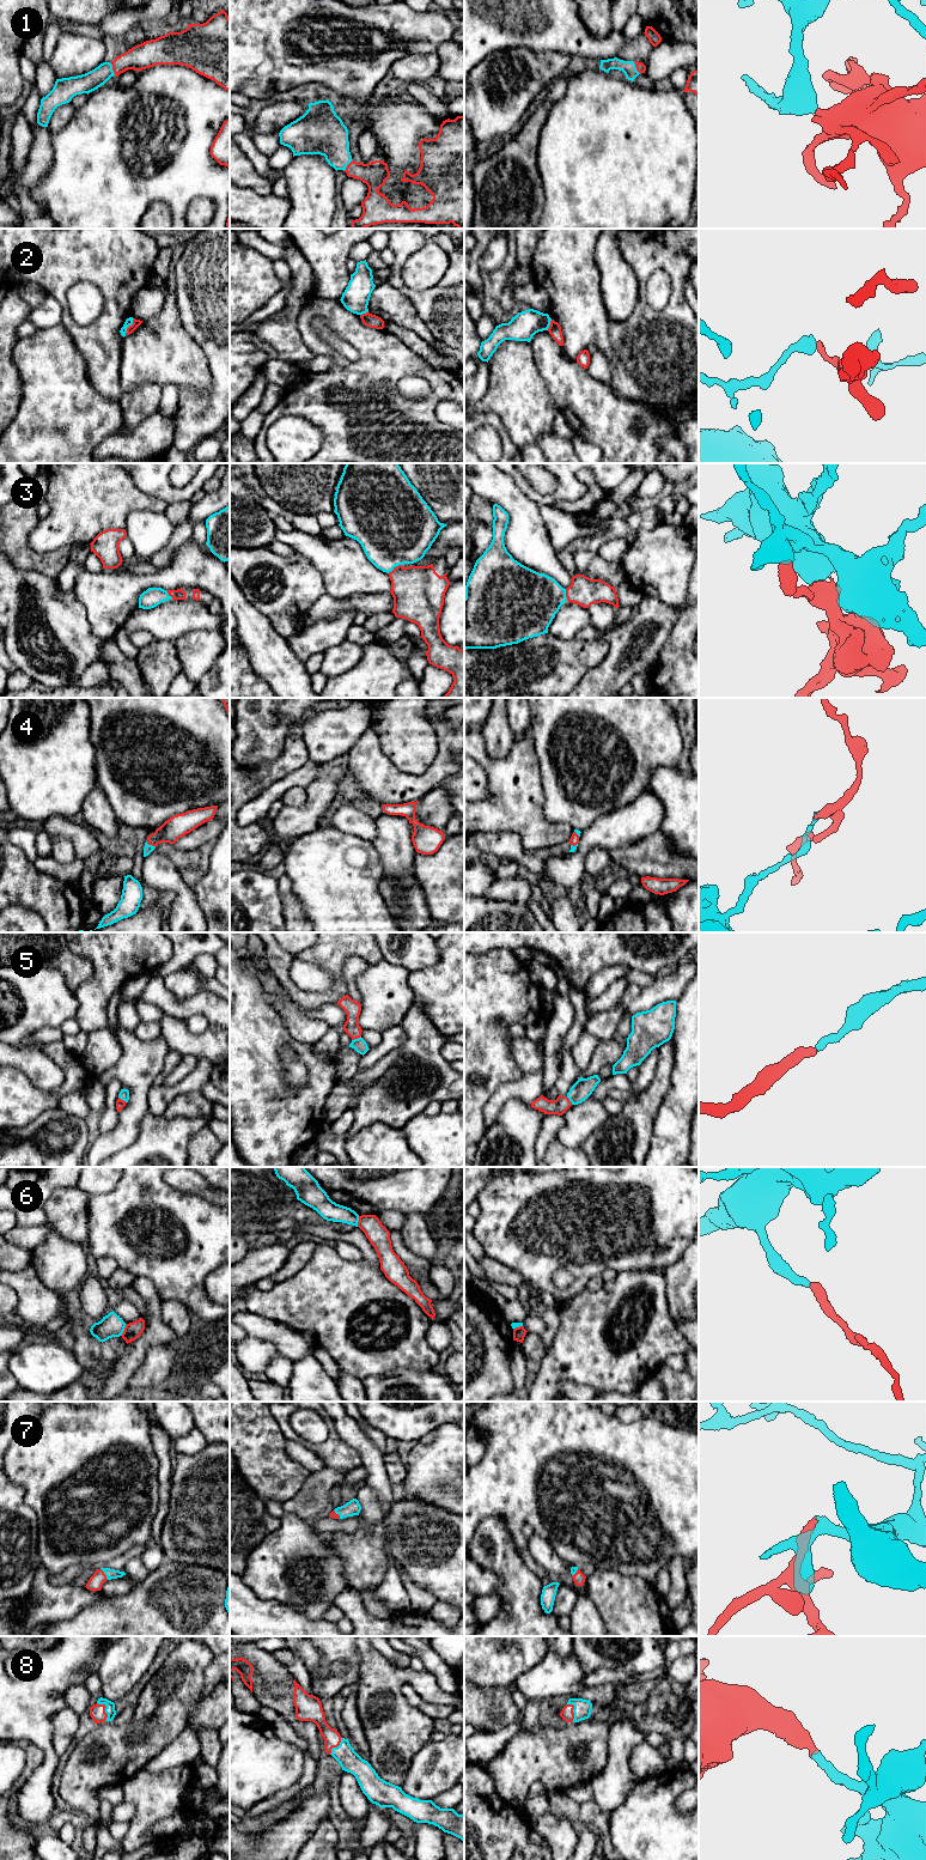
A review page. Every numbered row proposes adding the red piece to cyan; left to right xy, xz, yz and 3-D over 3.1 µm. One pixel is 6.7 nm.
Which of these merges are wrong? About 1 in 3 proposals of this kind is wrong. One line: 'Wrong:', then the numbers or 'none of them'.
Wrong: 2, 6

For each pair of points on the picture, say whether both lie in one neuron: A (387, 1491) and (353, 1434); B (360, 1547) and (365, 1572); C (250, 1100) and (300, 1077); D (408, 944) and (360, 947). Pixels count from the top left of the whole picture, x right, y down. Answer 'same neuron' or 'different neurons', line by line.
A: same neuron
B: same neuron
C: different neurons
D: different neurons

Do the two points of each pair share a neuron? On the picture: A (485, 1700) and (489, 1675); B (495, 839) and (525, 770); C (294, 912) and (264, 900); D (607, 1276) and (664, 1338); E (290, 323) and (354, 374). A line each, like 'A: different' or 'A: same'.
A: different
B: different
C: different
D: different
E: different

